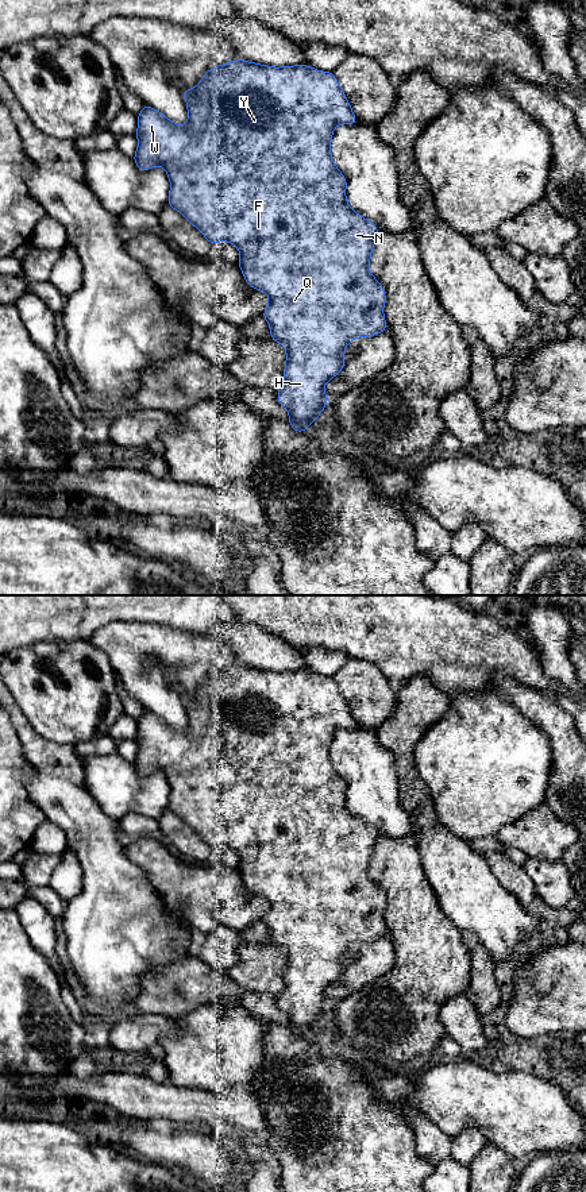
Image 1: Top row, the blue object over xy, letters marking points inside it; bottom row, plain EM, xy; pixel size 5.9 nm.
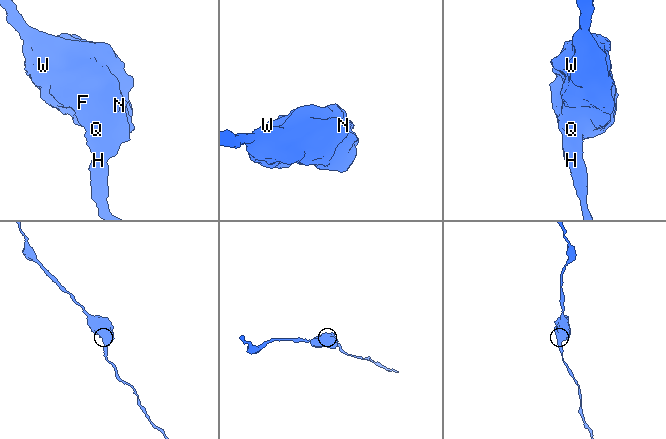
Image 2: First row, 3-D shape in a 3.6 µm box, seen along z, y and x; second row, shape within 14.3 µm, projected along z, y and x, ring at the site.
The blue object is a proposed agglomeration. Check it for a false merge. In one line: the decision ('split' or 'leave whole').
leave whole

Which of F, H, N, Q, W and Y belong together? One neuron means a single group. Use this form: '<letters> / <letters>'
F H N Q W Y

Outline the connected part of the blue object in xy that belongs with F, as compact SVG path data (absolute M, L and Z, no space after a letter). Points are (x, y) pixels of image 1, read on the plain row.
M243 664L231 666L209 674L203 684L193 694L185 694L182 701L188 711L188 728L185 730L177 730L163 718L144 709L142 717L138 720L138 734L135 740L139 749L132 763L142 776L155 771L165 772L171 790L167 810L180 817L211 849L230 846L236 850L240 859L238 869L244 886L252 894L262 895L267 899L270 906L262 921L270 930L270 942L282 949L286 954L284 975L285 990L277 998L277 1004L278 1008L289 1017L292 1034L304 1037L327 1011L328 1002L324 998L324 990L343 975L347 949L352 944L374 941L388 934L383 921L383 910L386 906L385 894L369 876L370 861L379 834L370 825L362 822L348 811L346 803L347 786L335 771L329 756L335 732L338 729L358 729L359 726L334 678L319 676L304 668L273 672Z

